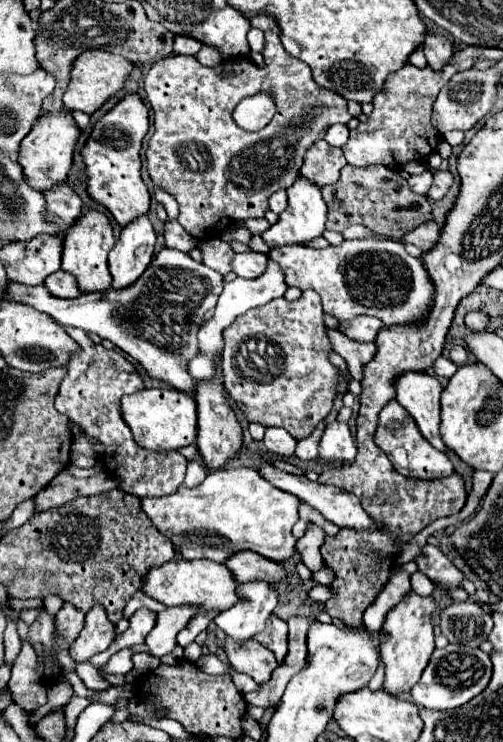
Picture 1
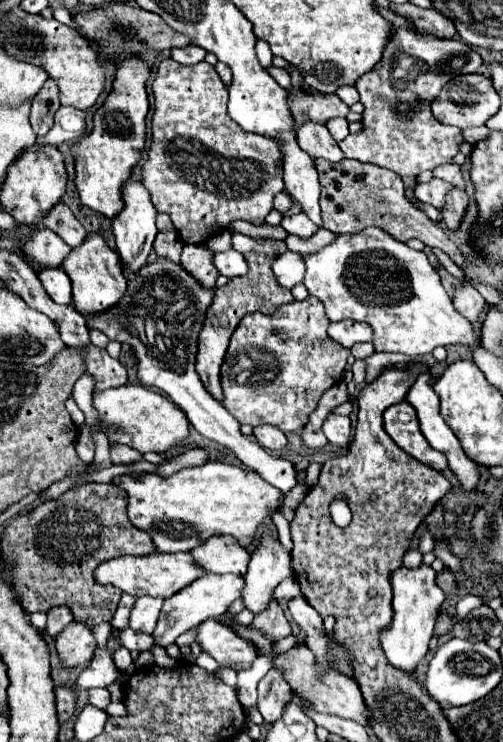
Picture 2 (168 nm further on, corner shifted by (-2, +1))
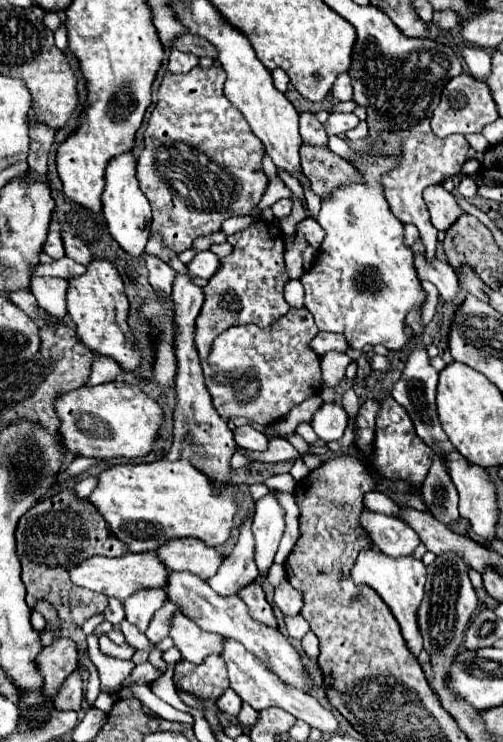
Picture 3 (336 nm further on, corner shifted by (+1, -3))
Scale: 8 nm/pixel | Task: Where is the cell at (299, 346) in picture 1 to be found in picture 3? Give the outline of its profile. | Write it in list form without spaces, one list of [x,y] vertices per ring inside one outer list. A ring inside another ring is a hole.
[[[290,308],[288,314],[268,328],[238,324],[220,334],[212,354],[202,362],[206,386],[218,414],[224,420],[248,418],[254,424],[270,426],[294,406],[318,394],[322,388],[322,368],[320,356],[310,346],[318,332],[306,308]]]

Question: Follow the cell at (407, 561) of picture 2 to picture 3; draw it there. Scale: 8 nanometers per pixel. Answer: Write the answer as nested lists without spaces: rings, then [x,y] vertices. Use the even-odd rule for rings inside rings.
[[[370,512],[362,518],[362,522],[370,530],[372,542],[376,542],[376,546],[390,558],[412,556],[420,544],[418,534],[398,518]]]

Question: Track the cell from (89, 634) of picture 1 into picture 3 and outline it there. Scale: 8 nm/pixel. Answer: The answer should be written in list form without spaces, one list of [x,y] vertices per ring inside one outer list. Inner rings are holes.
[[[56,638],[40,652],[36,662],[44,674],[44,694],[52,698],[66,676],[78,668],[78,646],[70,638]]]

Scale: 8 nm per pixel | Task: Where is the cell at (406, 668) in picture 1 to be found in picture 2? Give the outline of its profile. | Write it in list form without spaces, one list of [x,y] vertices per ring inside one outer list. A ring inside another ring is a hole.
[[[421,564],[417,568],[405,568],[393,570],[391,574],[391,588],[393,588],[393,624],[381,634],[381,644],[385,650],[387,660],[405,672],[411,672],[417,668],[417,664],[427,656],[429,652],[429,640],[433,636],[433,626],[437,612],[445,600],[441,588],[435,584],[435,570],[427,564]]]

